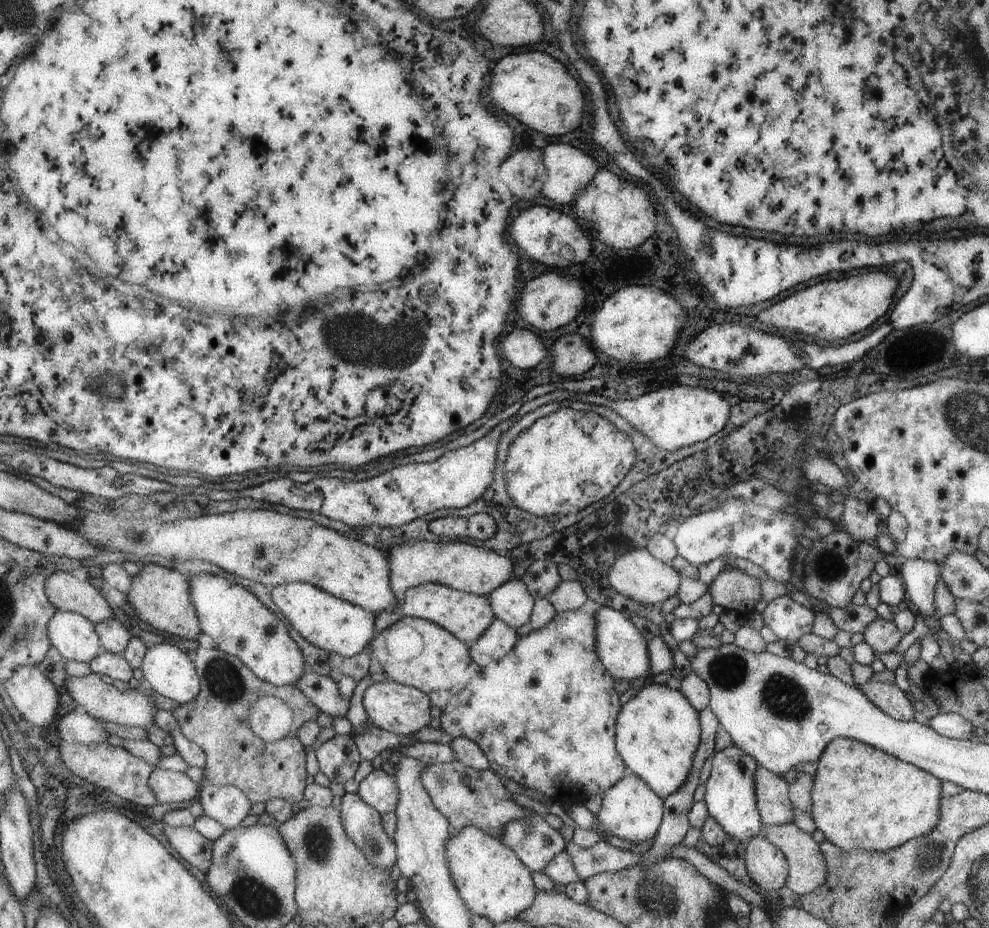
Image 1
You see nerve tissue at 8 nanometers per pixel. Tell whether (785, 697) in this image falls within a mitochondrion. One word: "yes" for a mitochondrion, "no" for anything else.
yes

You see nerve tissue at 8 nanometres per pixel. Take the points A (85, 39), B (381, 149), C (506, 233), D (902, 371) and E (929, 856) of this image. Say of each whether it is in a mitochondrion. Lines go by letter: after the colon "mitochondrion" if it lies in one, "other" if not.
A: other
B: other
C: other
D: other
E: mitochondrion

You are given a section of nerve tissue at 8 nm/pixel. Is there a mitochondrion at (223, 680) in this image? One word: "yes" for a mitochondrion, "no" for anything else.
yes

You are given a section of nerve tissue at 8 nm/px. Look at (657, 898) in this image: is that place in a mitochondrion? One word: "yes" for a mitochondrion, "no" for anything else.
yes

